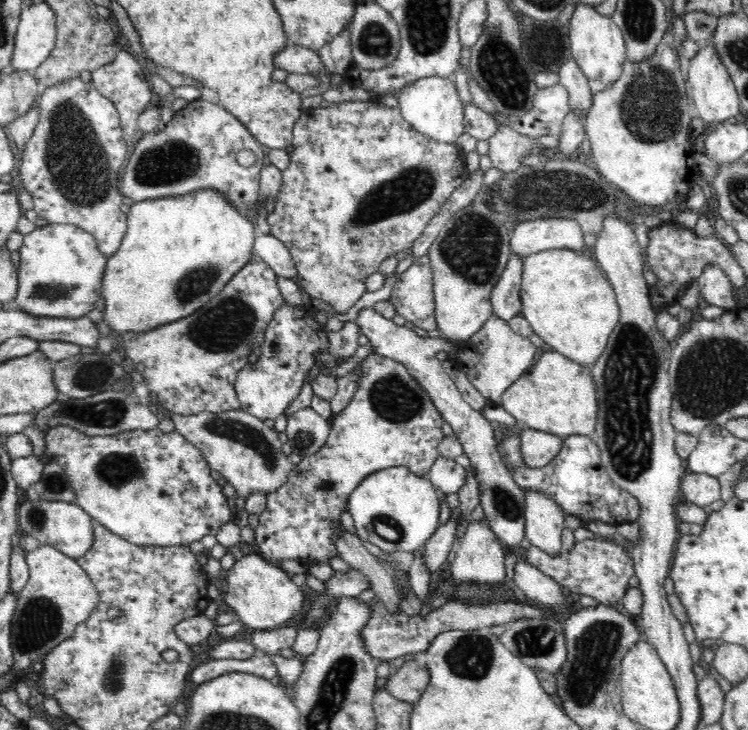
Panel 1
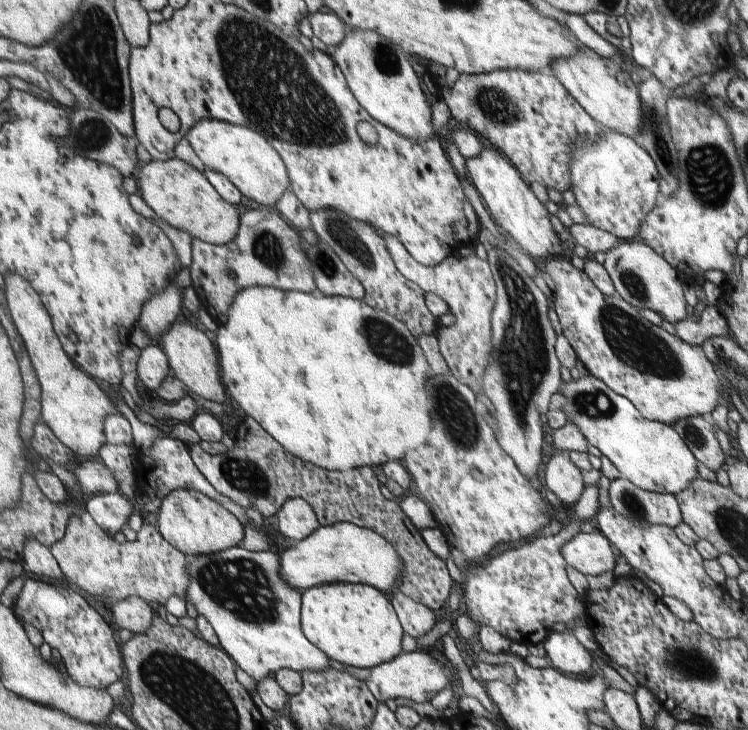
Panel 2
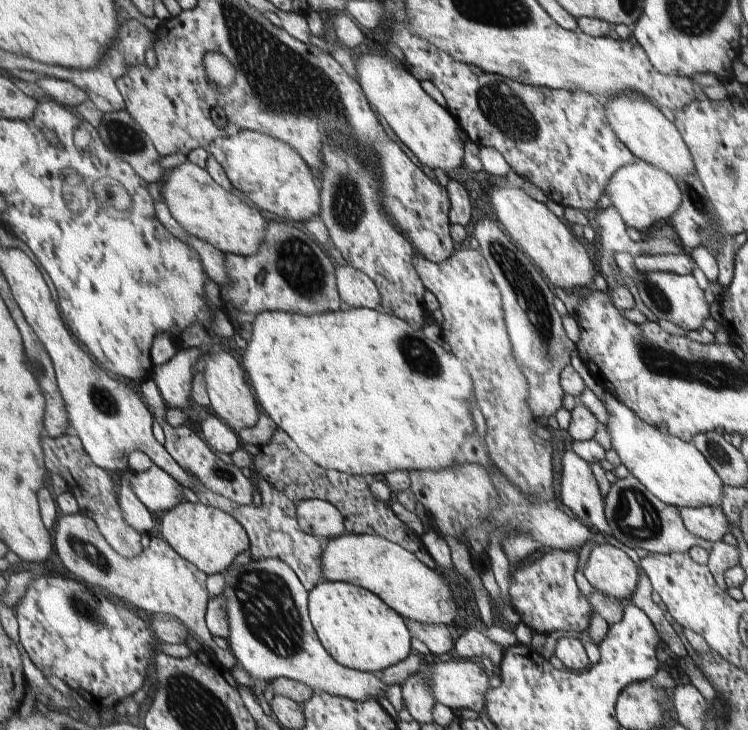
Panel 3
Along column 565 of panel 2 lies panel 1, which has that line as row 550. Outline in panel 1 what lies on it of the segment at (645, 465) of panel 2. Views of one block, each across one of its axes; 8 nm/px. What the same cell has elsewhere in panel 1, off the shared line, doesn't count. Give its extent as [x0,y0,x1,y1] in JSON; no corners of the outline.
[347,468,444,552]

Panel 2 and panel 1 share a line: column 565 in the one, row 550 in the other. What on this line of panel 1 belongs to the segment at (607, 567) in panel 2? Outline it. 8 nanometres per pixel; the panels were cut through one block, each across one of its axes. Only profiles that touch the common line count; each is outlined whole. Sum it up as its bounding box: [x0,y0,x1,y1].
[523,489,564,555]

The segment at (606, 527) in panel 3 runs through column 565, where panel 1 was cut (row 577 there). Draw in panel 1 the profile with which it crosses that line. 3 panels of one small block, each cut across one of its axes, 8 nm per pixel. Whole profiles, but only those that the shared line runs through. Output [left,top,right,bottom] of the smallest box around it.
[451,518,507,586]

